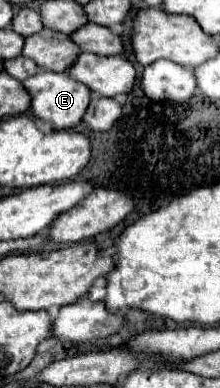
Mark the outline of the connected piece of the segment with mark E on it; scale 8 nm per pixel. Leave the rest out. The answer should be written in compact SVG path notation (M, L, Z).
M37 71L33 77L23 81L23 87L31 95L31 115L41 121L49 121L53 129L71 129L81 123L81 117L89 105L89 89L75 79L69 79L65 73L51 73L51 71Z

